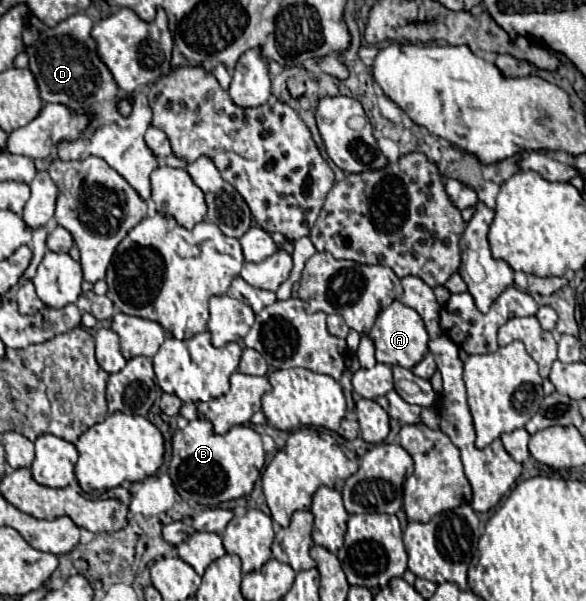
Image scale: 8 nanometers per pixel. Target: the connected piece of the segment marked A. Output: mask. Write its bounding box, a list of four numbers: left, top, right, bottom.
[367,300,429,368]

